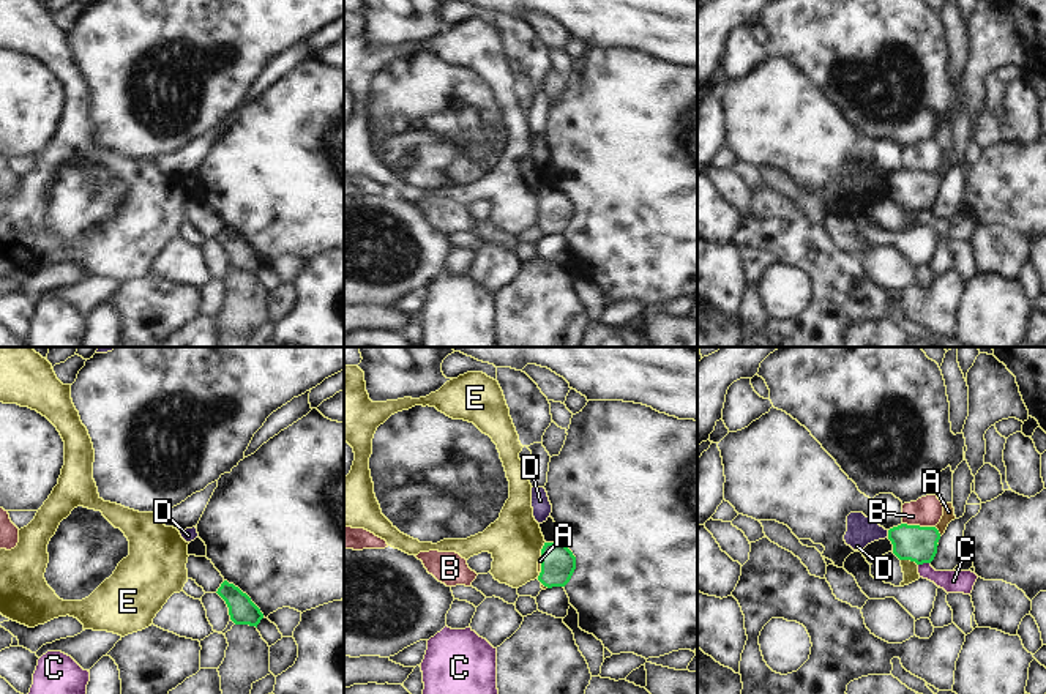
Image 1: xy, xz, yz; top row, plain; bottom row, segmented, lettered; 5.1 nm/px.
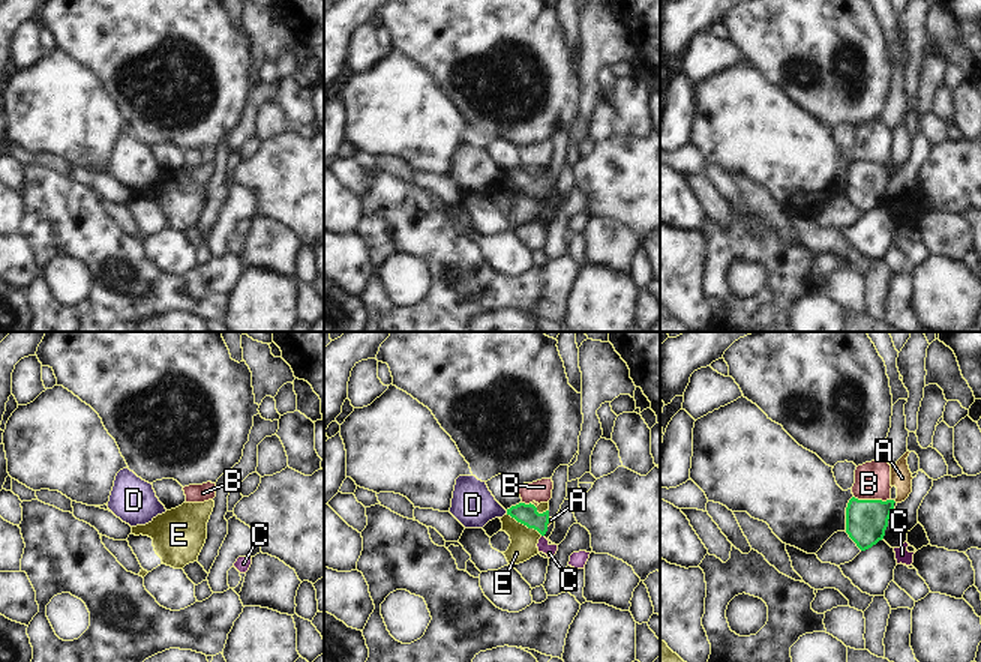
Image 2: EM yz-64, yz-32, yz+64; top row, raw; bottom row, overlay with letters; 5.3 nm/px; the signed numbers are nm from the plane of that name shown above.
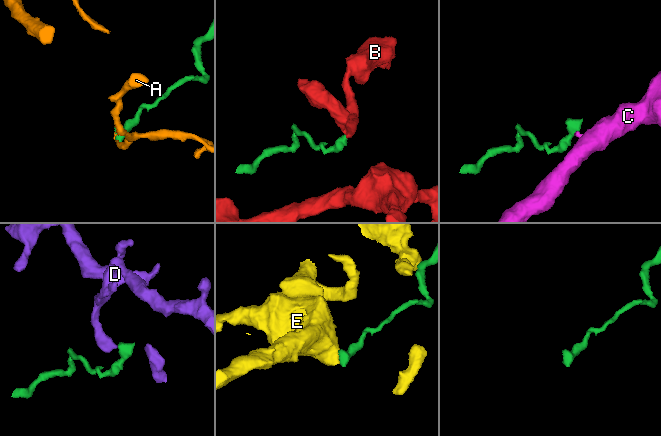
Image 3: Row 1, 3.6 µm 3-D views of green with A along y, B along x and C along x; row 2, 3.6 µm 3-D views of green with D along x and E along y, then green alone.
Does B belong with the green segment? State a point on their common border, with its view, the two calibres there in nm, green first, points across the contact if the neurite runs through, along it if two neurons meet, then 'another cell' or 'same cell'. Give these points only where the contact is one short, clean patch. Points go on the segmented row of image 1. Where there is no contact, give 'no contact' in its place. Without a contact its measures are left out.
contact yz (918, 526); calibres 180 and 160 nm; border yz (903, 522), (934, 527); another cell

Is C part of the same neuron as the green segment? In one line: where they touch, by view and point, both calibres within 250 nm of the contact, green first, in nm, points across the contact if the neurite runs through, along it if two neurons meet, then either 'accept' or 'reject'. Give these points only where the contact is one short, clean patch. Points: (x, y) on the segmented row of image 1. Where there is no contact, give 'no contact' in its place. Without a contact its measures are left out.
contact yz (923, 562); calibres 180 and 110 nm; border yz (930, 562), (918, 565); reject

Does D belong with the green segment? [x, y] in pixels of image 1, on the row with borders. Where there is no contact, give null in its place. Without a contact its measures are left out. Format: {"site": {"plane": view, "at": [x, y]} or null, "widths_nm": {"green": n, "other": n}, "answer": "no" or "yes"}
{"site": {"plane": "yz", "at": [889, 533]}, "widths_nm": {"green": 180, "other": 150}, "answer": "no"}

